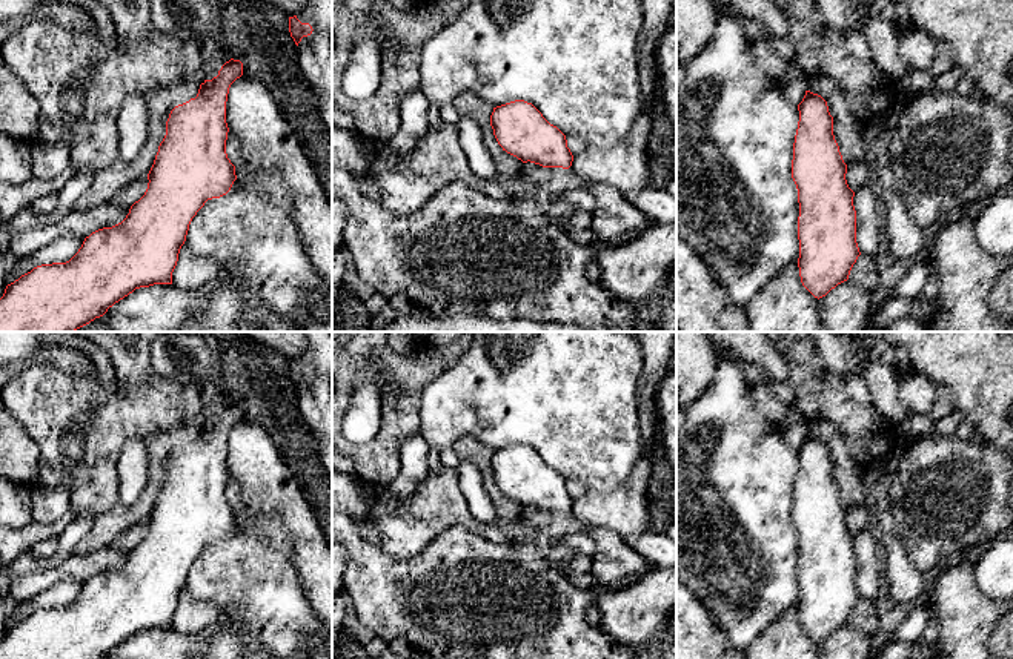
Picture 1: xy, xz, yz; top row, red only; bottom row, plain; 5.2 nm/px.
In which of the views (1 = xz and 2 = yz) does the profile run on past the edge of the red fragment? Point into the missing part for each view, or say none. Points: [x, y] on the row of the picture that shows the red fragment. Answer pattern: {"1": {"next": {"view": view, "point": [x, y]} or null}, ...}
{"1": {"next": null}, "2": {"next": null}}

